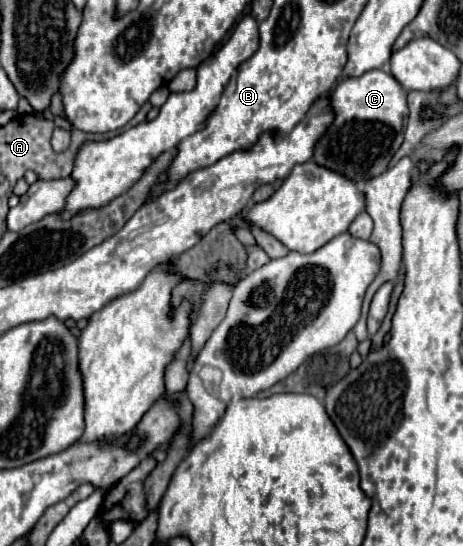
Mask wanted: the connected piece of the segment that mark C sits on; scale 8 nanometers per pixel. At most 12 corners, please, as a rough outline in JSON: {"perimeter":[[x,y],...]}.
{"perimeter":[[384,70],[342,78],[312,160],[358,182],[404,140],[408,92]]}

